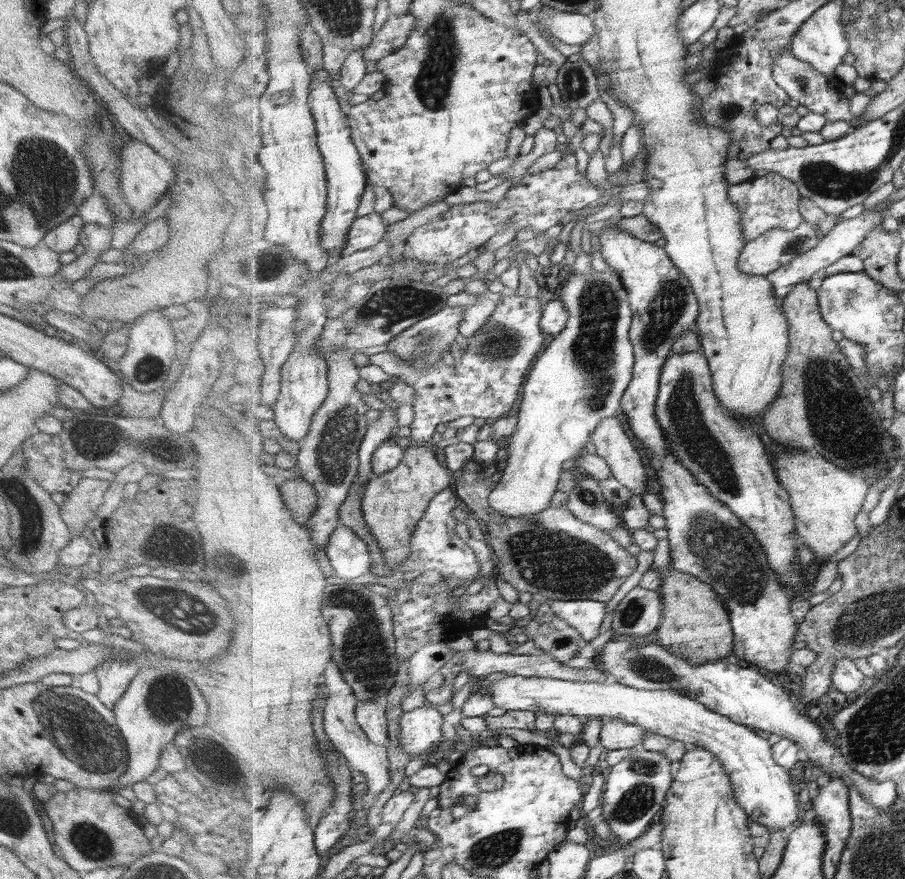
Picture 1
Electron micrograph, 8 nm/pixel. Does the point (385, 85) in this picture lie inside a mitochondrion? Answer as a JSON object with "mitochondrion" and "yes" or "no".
{"mitochondrion":"no"}

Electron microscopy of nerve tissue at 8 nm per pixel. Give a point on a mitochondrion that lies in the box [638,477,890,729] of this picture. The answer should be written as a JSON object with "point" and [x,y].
{"point":[714,545]}

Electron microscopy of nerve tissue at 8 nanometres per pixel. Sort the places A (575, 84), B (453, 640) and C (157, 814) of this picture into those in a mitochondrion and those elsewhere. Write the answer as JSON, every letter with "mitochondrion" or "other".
{"A":"mitochondrion","B":"other","C":"other"}

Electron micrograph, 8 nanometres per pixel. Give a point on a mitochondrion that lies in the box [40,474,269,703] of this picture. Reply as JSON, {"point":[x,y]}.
{"point":[164,604]}

